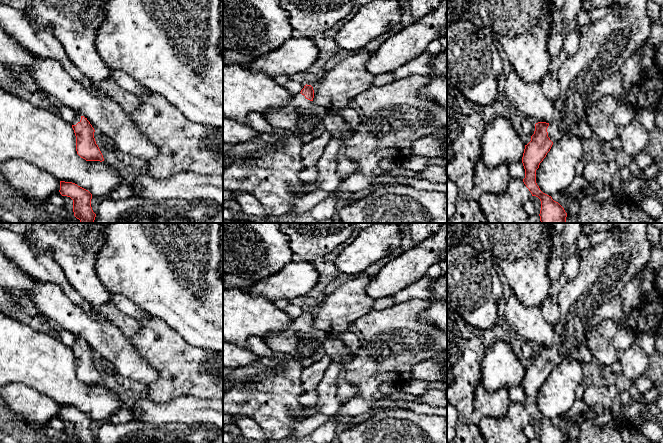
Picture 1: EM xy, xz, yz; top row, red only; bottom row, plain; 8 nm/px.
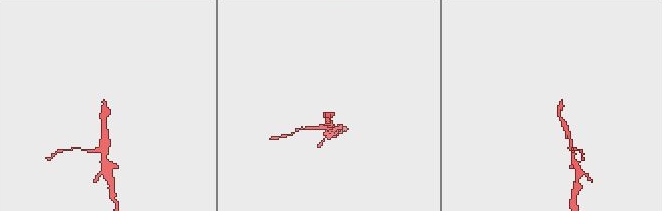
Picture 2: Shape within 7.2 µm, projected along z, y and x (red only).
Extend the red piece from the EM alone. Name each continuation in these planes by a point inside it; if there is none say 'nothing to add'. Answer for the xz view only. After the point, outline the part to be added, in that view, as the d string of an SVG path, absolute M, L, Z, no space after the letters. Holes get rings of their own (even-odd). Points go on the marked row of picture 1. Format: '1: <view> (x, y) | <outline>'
1: xz (303, 117) | M298 93L288 106L266 115L266 119L276 129L293 132L306 144L326 131L324 117L327 112L324 107Z

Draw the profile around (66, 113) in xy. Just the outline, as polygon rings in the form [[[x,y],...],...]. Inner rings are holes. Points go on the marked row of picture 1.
[[[49,97],[52,103],[57,107],[57,113],[60,117],[70,125],[72,125],[74,119],[77,116],[77,112],[71,109],[70,107],[62,104],[59,100],[53,97]]]

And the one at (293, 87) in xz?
[[[291,78],[281,80],[281,84],[292,96],[295,96],[300,93],[305,86]]]

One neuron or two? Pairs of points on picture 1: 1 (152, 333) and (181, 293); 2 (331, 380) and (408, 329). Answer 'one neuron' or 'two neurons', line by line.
1: two neurons
2: one neuron

